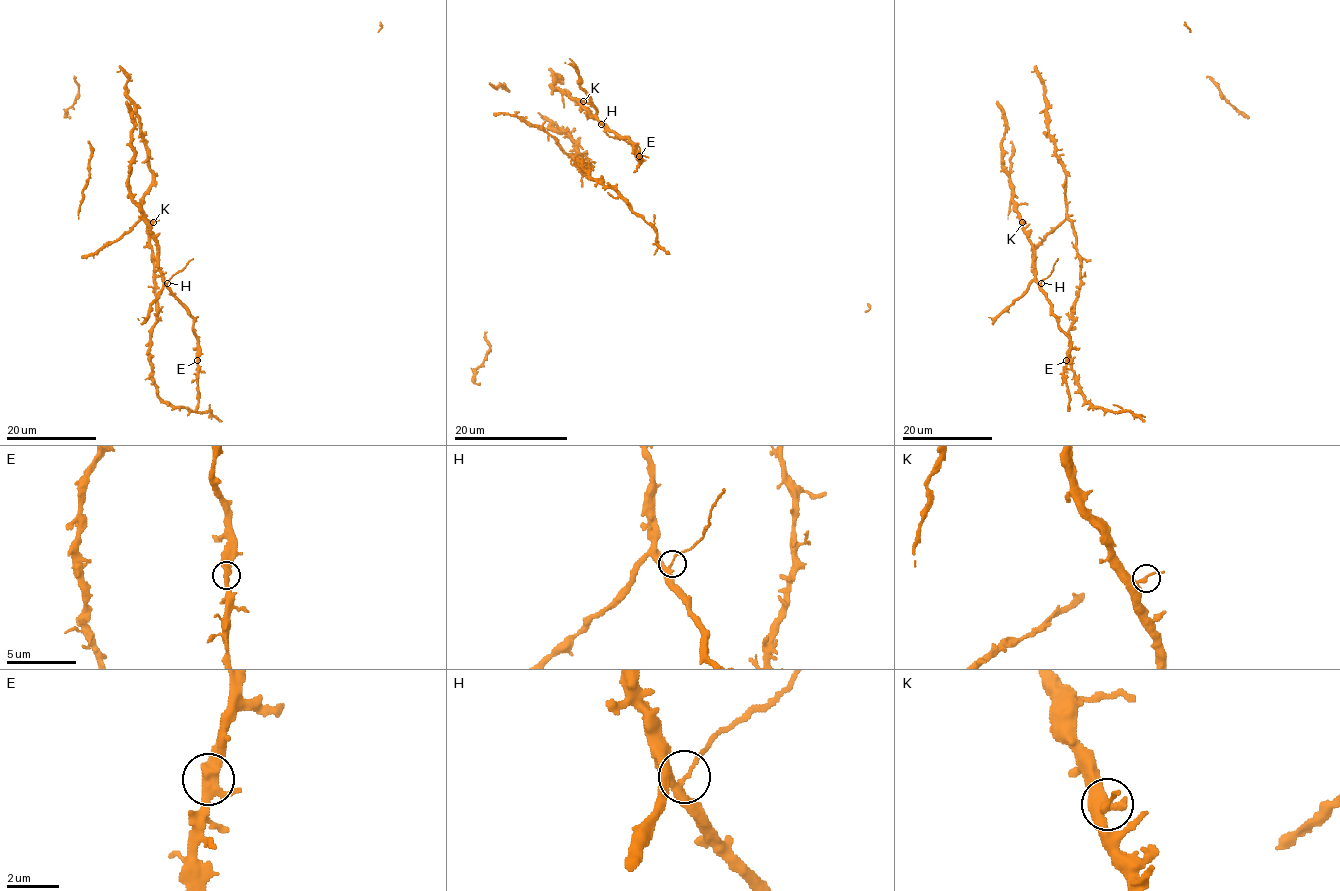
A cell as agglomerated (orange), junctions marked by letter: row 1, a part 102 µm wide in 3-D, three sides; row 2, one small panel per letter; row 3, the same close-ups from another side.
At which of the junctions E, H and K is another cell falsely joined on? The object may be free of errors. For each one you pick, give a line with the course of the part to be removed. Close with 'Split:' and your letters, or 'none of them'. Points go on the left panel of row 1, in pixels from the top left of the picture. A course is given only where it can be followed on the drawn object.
H: Course of the part to remove: (167, 282), (193, 259)
Split: H

